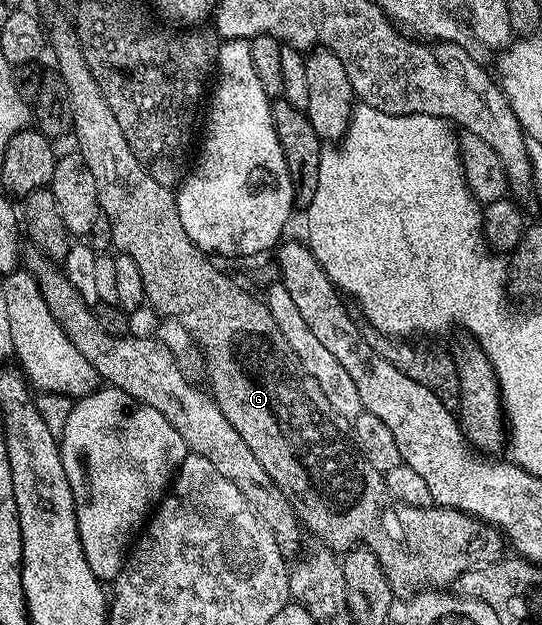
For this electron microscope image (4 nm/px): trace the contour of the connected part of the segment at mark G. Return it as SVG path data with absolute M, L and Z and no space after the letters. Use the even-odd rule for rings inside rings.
M58 17L54 26L49 26L48 49L54 52L54 61L58 64L55 65L56 71L68 91L74 124L72 137L78 140L76 151L84 163L88 163L92 179L96 179L98 208L104 221L110 224L110 237L114 240L115 250L136 259L136 267L140 267L140 276L144 278L146 301L159 313L159 318L181 323L184 331L188 331L191 342L202 348L210 396L220 411L224 411L224 419L240 431L240 439L248 443L248 451L260 459L260 467L264 467L278 490L294 506L294 515L299 522L305 528L307 525L331 551L349 551L359 547L369 549L376 555L384 571L384 579L388 579L388 587L398 599L409 599L423 591L438 591L453 586L464 571L503 560L504 537L495 526L455 509L421 509L392 500L386 489L384 474L372 467L358 450L347 422L332 411L332 403L324 399L324 391L320 391L312 375L304 371L300 359L296 359L296 351L288 347L288 339L280 335L280 327L276 327L276 319L272 319L272 311L268 311L265 300L258 298L257 301L248 290L230 281L229 275L221 273L210 262L213 260L196 247L192 239L188 239L188 231L184 231L184 223L180 223L175 190L169 185L156 183L156 179L152 179L149 171L138 162L132 147L128 147L128 139L124 139L124 131L120 131L120 123L116 123L116 115L112 115L112 107L108 107L104 91L100 91L96 79L92 79L92 71L88 71L80 39L67 18L65 21Z

